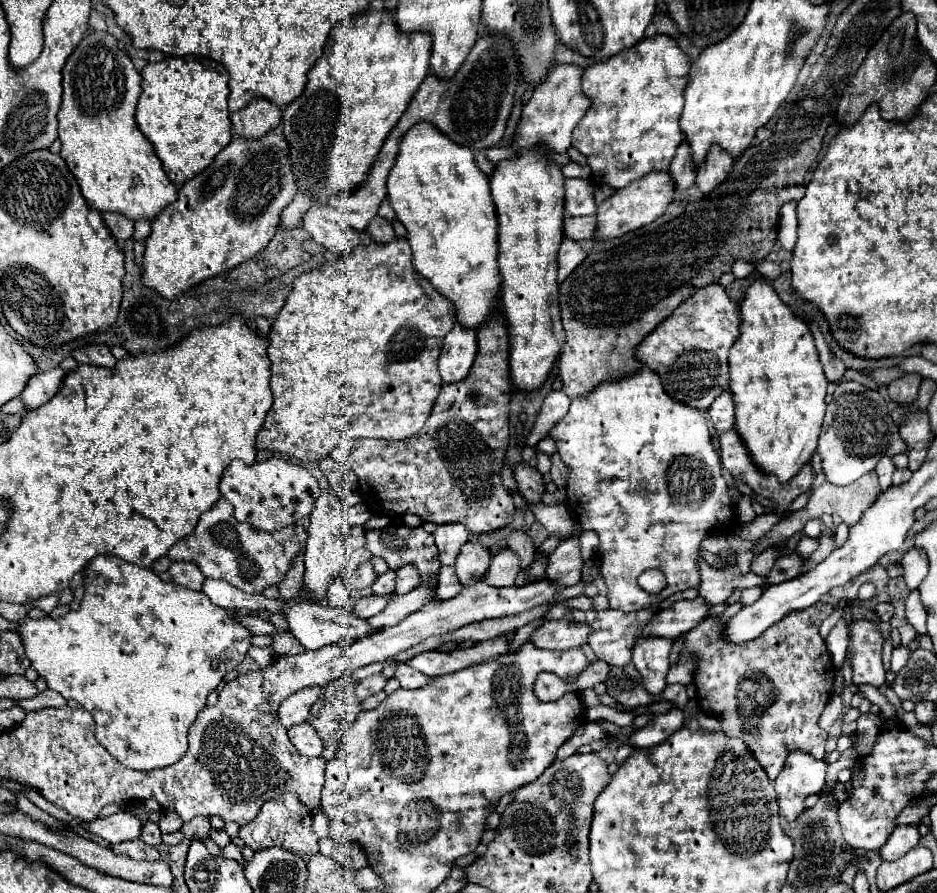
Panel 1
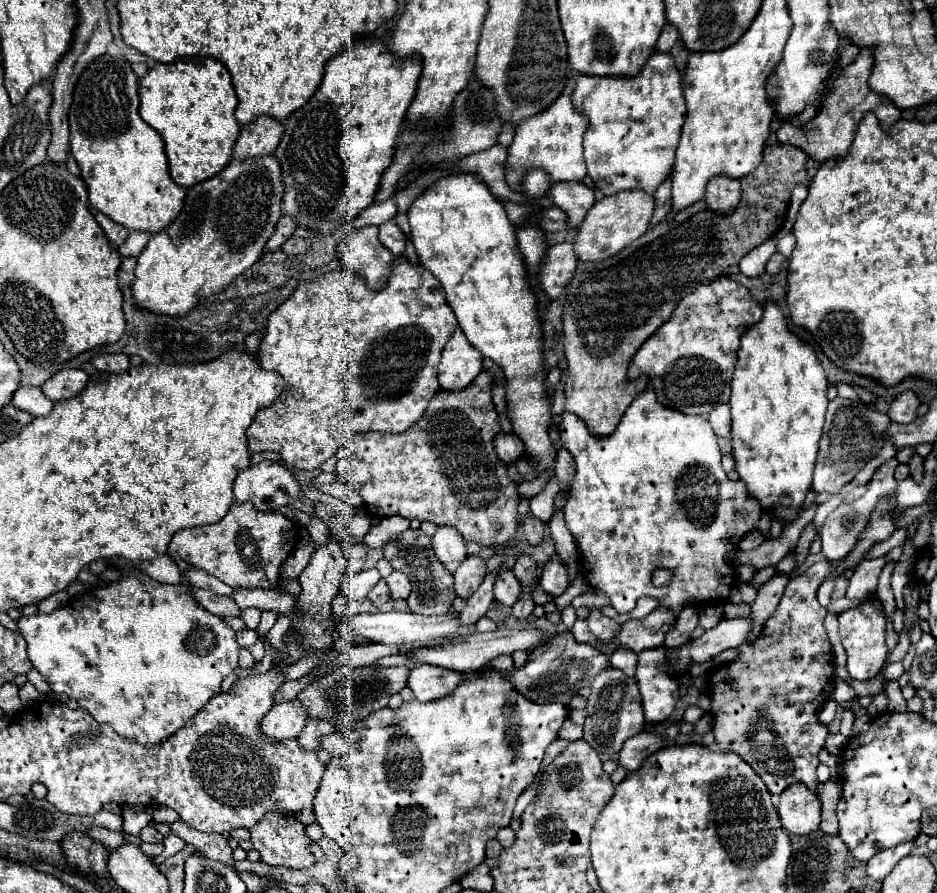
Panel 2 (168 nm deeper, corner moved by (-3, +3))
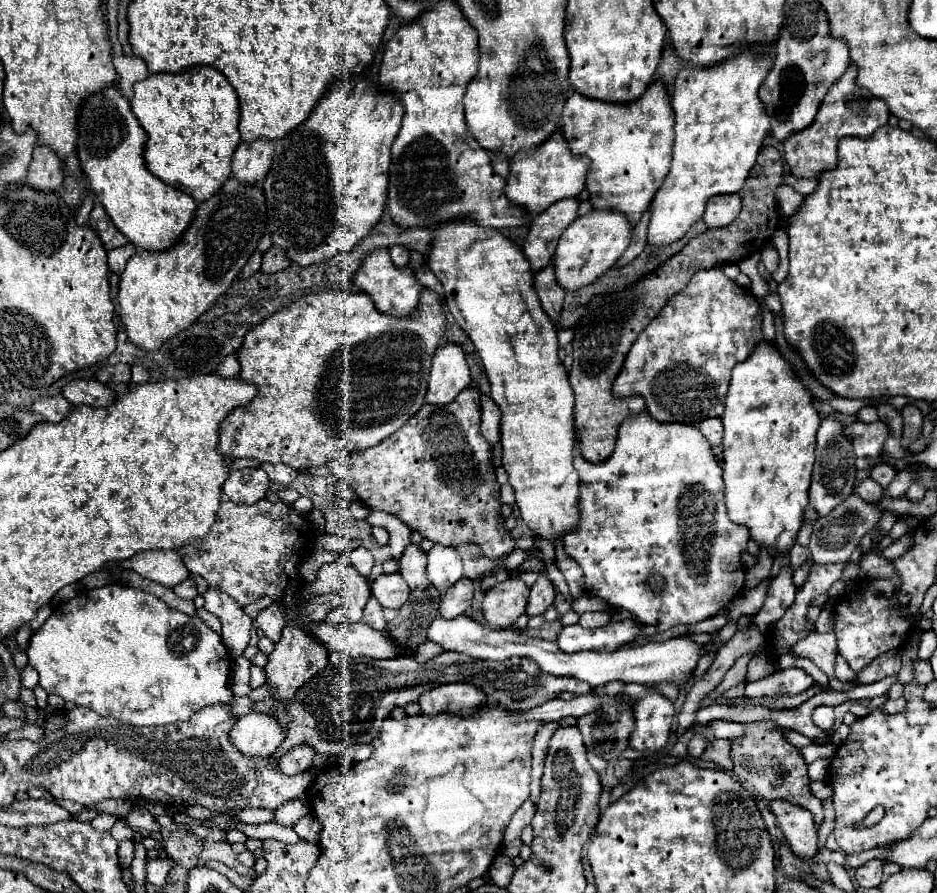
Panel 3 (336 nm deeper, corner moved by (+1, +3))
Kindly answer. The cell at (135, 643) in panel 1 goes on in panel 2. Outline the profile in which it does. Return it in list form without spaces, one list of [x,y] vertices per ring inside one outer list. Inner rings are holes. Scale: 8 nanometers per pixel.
[[[129,566],[125,570],[127,570],[127,576],[123,576],[117,582],[107,584],[105,588],[91,592],[91,596],[77,596],[69,604],[65,604],[63,608],[59,608],[51,614],[21,616],[17,620],[17,626],[19,626],[19,632],[23,634],[23,638],[27,640],[29,660],[41,672],[41,676],[47,680],[47,684],[51,686],[51,690],[55,694],[67,694],[69,698],[75,698],[79,702],[79,706],[89,710],[91,716],[99,724],[109,724],[121,738],[125,738],[129,742],[139,742],[145,748],[153,748],[153,746],[159,746],[161,742],[165,742],[167,738],[171,738],[179,728],[183,728],[195,716],[195,712],[199,712],[207,704],[207,700],[211,696],[219,694],[219,686],[221,686],[223,678],[229,676],[237,668],[237,656],[239,656],[241,646],[237,642],[237,632],[223,618],[205,612],[205,608],[201,608],[201,604],[197,604],[195,596],[187,588],[187,584],[177,584],[177,586],[161,584],[161,582],[149,578],[145,572],[141,572],[135,566]]]

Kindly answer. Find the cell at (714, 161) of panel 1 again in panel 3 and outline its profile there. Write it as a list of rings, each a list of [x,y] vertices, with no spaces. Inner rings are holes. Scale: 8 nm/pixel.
[[[721,194],[721,196],[713,196],[713,200],[709,200],[707,210],[703,214],[703,220],[709,228],[719,228],[719,226],[727,226],[729,222],[735,220],[735,216],[741,210],[741,198],[739,194]]]

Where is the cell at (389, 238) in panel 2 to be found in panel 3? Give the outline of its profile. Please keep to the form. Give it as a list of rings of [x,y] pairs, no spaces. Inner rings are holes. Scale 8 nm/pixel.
[[[393,246],[393,248],[389,250],[389,254],[391,254],[391,262],[393,262],[397,268],[403,268],[403,266],[409,264],[409,250],[407,250],[407,248],[403,248],[403,246]]]

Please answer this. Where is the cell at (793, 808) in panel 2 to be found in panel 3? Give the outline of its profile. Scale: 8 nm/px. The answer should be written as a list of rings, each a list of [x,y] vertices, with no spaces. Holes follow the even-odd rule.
[[[783,800],[771,802],[771,810],[777,816],[793,854],[801,860],[813,858],[817,854],[817,830],[813,828],[811,812],[805,812],[805,808],[793,808],[793,804]]]

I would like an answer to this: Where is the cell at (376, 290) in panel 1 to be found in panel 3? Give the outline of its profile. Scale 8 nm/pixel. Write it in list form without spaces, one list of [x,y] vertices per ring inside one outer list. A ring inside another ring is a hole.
[[[425,288],[423,296],[421,296],[421,308],[417,312],[413,312],[413,316],[409,316],[409,320],[397,320],[393,316],[385,316],[385,314],[377,312],[377,308],[369,300],[369,296],[363,296],[363,294],[343,294],[343,292],[327,290],[327,292],[317,292],[317,294],[299,298],[297,302],[275,312],[261,326],[255,326],[253,330],[249,330],[245,334],[245,340],[243,340],[241,348],[237,350],[237,360],[241,364],[239,378],[257,386],[257,398],[253,398],[245,406],[237,406],[221,422],[217,452],[227,458],[255,458],[259,462],[269,462],[269,464],[283,462],[283,464],[291,466],[293,470],[301,472],[301,470],[325,466],[329,460],[333,460],[337,450],[353,452],[353,450],[365,450],[365,448],[377,446],[381,440],[385,440],[387,436],[397,432],[425,404],[425,384],[427,384],[427,376],[429,376],[429,368],[431,368],[431,358],[433,358],[435,350],[439,348],[443,334],[445,334],[445,316],[441,312],[439,296],[429,288]]]

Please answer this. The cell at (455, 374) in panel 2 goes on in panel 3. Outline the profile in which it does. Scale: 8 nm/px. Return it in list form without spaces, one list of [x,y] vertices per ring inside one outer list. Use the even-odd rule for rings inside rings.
[[[457,344],[441,346],[433,356],[425,402],[449,404],[461,390],[469,386],[471,386],[471,374],[463,350]]]

